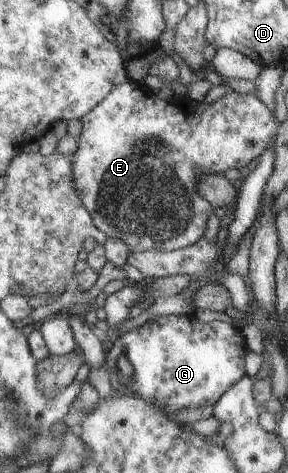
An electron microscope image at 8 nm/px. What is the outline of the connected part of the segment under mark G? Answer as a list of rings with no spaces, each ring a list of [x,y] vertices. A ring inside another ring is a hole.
[[[195,314],[156,316],[144,325],[123,333],[106,354],[106,365],[110,383],[115,391],[122,395],[139,395],[155,404],[157,408],[179,410],[214,406],[219,397],[239,382],[245,373],[246,340],[241,329],[224,321],[204,323]],[[125,354],[134,368],[133,381],[126,383],[117,379],[117,358]]]

